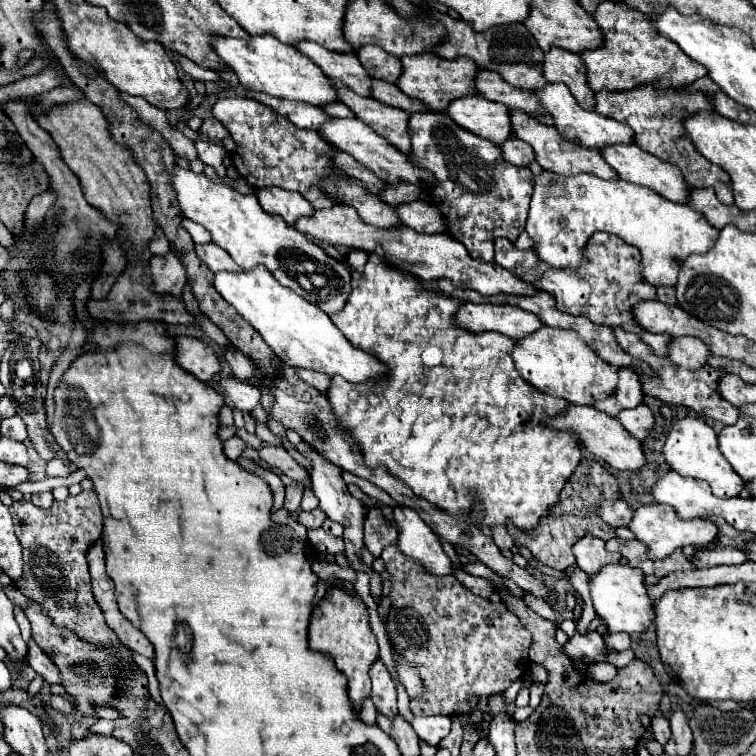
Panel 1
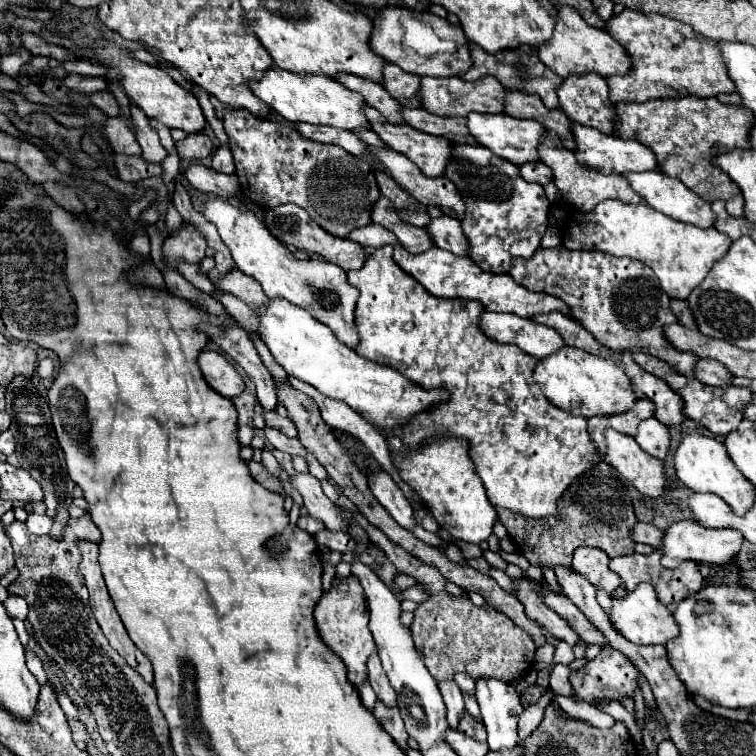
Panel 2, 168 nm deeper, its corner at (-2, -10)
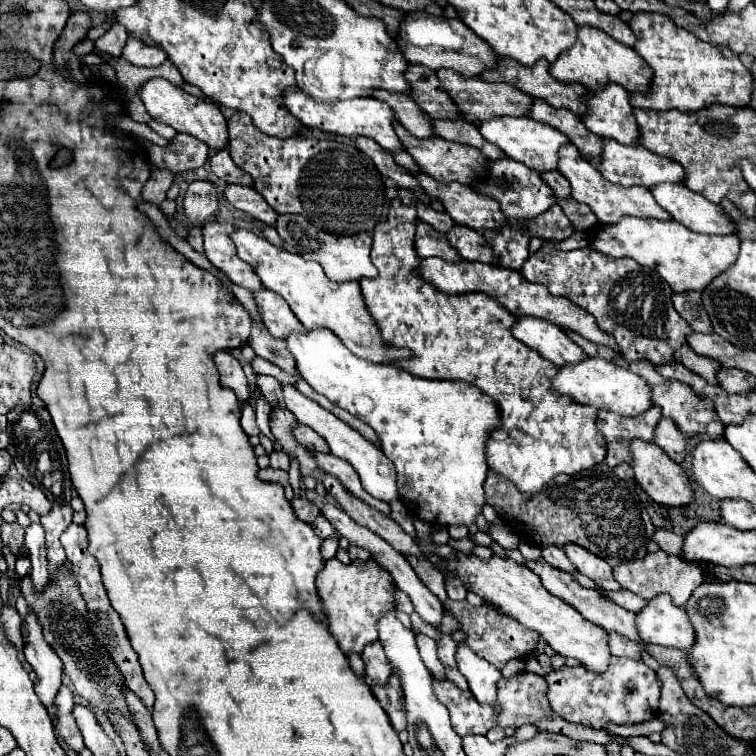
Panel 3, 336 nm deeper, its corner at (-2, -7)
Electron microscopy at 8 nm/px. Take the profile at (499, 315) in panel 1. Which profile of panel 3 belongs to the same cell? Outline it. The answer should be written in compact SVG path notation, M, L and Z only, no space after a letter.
M519 318L513 324L513 336L537 350L557 368L585 360L585 352L559 326L541 318Z

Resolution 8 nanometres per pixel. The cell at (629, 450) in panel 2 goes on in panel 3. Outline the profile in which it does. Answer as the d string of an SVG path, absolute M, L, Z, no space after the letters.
M633 440L631 442L631 454L633 454L633 470L635 470L637 484L657 504L679 508L679 506L689 506L693 502L693 488L691 488L689 476L685 474L685 470L677 462L673 462L669 456L665 456L665 452L657 444Z

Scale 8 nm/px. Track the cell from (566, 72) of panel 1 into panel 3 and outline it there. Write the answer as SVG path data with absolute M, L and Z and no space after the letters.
M607 84L603 90L587 90L587 94L589 112L583 116L583 124L601 138L637 146L641 132L629 104L629 92L617 84Z

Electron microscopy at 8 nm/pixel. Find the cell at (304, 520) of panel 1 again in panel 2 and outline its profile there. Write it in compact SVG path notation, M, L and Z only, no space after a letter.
M301 515L299 521L297 521L297 527L303 529L303 531L307 531L307 533L311 533L311 535L315 535L315 533L319 533L319 531L325 529L325 525L319 519L311 517L311 515Z

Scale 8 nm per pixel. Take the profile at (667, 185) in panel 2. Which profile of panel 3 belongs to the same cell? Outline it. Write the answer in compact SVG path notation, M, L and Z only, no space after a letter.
M659 184L651 188L651 194L661 208L693 232L711 236L733 234L733 220L721 212L721 206L691 192L683 184Z

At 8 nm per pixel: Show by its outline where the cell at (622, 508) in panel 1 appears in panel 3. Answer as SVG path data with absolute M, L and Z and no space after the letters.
M655 530L653 540L663 548L663 552L673 554L673 556L681 556L681 544L683 544L683 536L677 536L669 530Z

